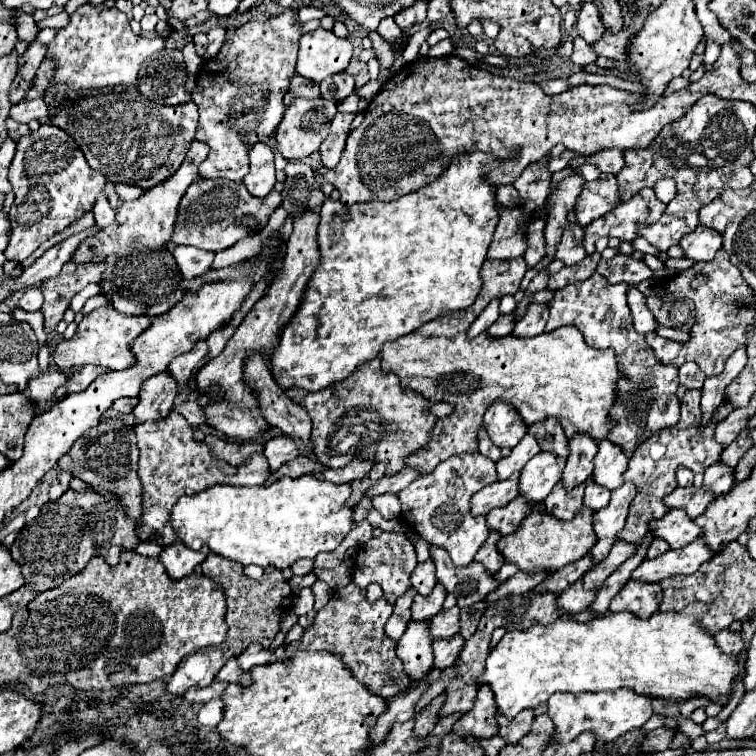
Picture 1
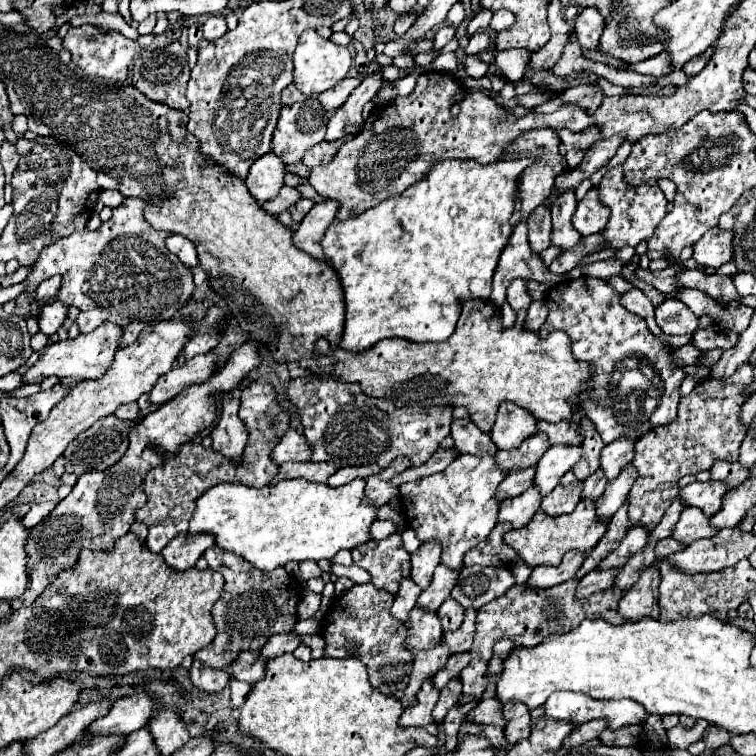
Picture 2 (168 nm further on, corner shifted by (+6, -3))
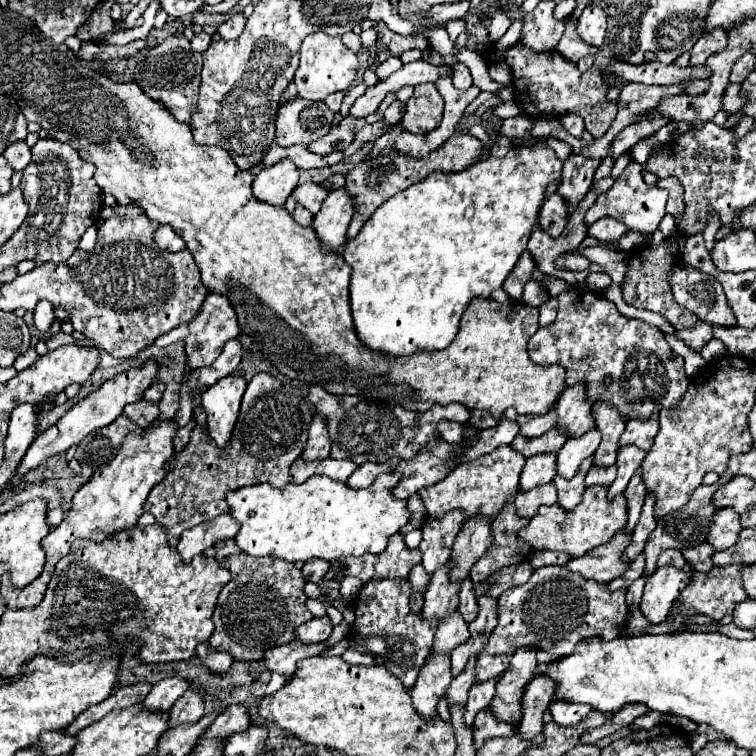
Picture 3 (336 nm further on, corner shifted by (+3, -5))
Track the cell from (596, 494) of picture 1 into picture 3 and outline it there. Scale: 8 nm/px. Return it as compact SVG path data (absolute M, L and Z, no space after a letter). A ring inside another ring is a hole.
M592 466L590 472L586 474L586 486L594 486L594 484L602 484L602 486L610 486L616 478L616 466Z

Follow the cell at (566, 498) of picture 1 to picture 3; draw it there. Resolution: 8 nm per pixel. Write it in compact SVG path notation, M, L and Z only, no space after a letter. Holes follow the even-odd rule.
M586 458L580 464L580 468L574 474L572 480L566 480L564 476L558 476L556 474L554 484L558 488L558 504L564 504L564 510L572 510L572 508L576 508L580 504L582 494L584 494L584 488L586 488L584 486L584 478L586 478L590 466L592 466L592 458Z

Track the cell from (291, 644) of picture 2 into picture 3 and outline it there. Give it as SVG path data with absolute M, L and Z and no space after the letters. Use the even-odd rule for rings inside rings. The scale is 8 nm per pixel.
M320 616L320 618L312 618L308 622L304 622L302 626L298 626L296 630L296 638L302 640L304 644L314 644L314 642L326 642L330 632L332 632L332 622L328 616Z

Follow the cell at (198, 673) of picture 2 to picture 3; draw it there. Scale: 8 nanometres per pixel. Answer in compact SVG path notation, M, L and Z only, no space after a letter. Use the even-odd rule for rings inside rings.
M210 642L200 644L200 648L196 648L200 660L204 662L204 666L208 666L214 674L226 674L234 662L234 658L224 652L224 650L214 650L210 648Z

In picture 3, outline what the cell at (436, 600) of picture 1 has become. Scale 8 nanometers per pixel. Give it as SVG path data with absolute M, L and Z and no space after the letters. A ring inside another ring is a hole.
M474 516L468 520L452 548L452 580L464 580L472 568L472 564L486 552L486 548L492 544L492 520L486 520L486 516Z

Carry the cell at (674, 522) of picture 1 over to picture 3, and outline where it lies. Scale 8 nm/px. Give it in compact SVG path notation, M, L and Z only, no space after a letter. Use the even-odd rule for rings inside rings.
M722 508L720 512L716 512L716 520L712 524L712 532L708 536L708 542L716 550L730 548L738 542L738 534L742 530L744 530L744 526L740 524L740 514L736 514L732 508Z

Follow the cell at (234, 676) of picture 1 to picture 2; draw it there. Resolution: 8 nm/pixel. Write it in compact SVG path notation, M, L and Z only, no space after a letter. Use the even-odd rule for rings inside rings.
M241 652L233 664L229 664L227 672L235 680L243 682L257 682L263 678L265 670L265 660L259 660L255 652Z

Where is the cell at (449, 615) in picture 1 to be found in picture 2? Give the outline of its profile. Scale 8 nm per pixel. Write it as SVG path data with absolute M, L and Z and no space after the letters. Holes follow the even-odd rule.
M447 598L447 600L441 604L441 608L437 610L437 614L439 614L439 620L441 620L443 632L447 632L447 630L457 630L457 628L461 626L461 622L463 622L465 608L463 608L459 602L455 602L453 598Z

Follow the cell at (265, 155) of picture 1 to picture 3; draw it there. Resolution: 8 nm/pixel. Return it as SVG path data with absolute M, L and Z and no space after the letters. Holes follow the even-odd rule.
M280 160L278 164L264 168L252 184L254 196L262 202L282 206L286 198L292 194L292 190L298 186L300 174L292 160Z

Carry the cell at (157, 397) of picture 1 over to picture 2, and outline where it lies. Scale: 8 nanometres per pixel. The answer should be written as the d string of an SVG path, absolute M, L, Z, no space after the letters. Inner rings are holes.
M203 354L203 356L195 356L187 360L183 366L171 368L149 390L149 402L161 406L169 398L177 396L185 386L205 382L209 374L215 370L215 360L217 360L215 354Z

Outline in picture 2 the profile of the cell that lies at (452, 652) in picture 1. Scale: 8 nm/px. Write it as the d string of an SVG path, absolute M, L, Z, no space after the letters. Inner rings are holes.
M469 608L465 612L465 620L461 624L459 630L455 632L445 632L441 638L441 644L445 644L449 648L451 654L459 654L459 652L467 652L471 648L473 642L473 630L475 630L475 614L477 610Z

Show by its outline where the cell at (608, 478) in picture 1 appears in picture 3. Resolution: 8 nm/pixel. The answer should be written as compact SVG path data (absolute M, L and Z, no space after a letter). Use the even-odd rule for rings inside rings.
M654 412L648 420L628 420L626 430L620 438L620 446L634 444L648 452L648 448L652 448L652 444L654 444L654 436L658 434L658 428L660 428L658 412Z

